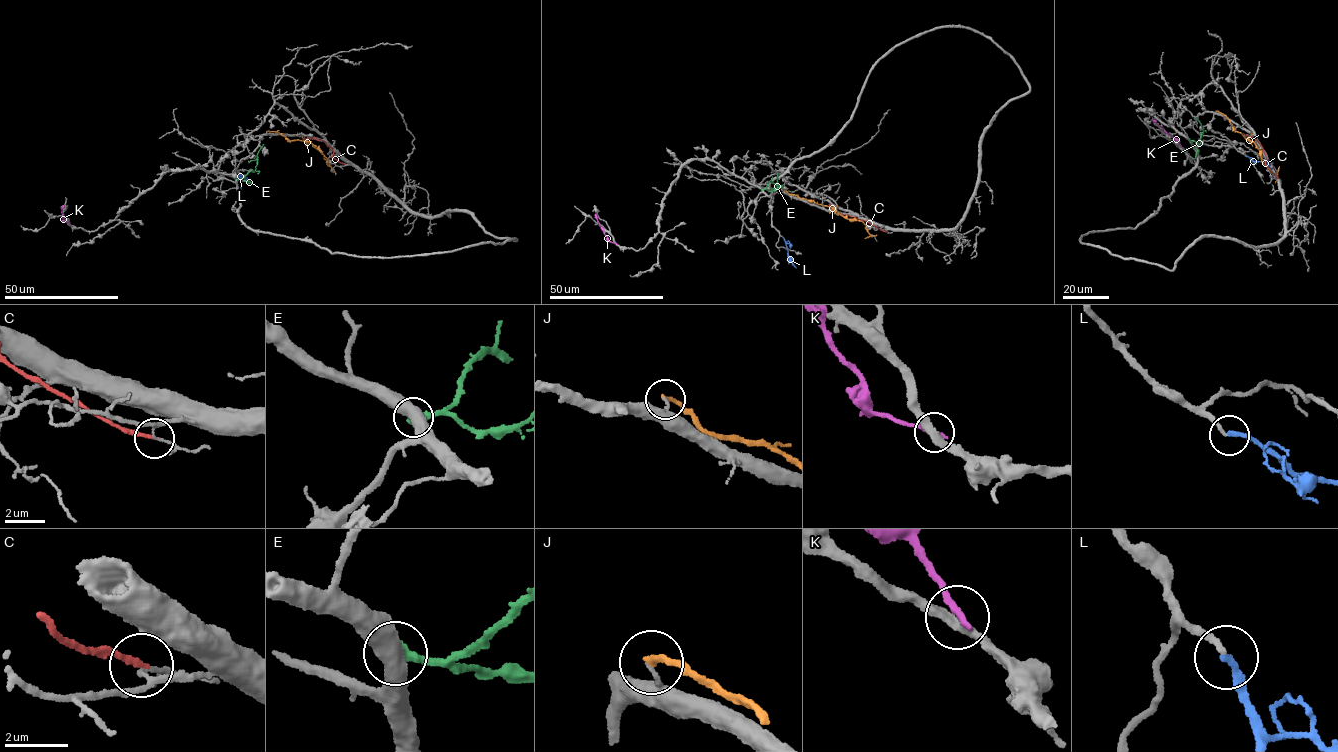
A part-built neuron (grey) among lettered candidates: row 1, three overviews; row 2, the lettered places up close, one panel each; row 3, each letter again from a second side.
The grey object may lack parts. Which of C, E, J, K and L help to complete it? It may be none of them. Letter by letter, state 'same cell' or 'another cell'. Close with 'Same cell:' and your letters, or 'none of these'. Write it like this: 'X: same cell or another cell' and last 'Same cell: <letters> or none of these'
C: another cell
E: another cell
J: another cell
K: another cell
L: same cell
Same cell: L

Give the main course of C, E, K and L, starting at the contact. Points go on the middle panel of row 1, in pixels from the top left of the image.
C: (886, 231), (867, 220), (836, 212), (829, 204)
E: (762, 189), (770, 182), (779, 187), (777, 173)
K: (616, 244), (604, 234), (596, 212)
L: (783, 238), (787, 254), (796, 268)

